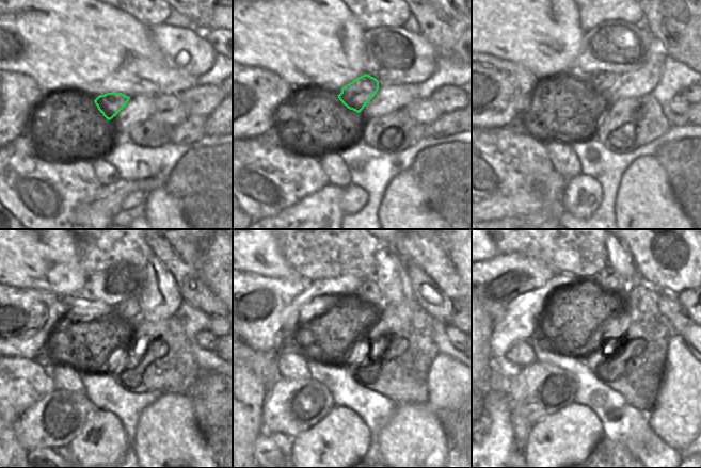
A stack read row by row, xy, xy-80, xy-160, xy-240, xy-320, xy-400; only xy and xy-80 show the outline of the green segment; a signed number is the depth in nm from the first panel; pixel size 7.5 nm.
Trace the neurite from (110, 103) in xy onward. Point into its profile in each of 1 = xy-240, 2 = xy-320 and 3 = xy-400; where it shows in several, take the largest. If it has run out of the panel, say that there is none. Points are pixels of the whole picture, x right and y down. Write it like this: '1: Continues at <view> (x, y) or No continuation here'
1: Continues at xy-240 (129, 310)
2: Continues at xy-320 (371, 296)
3: Continues at xy-400 (610, 281)

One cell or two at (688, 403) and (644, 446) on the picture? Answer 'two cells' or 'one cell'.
two cells

